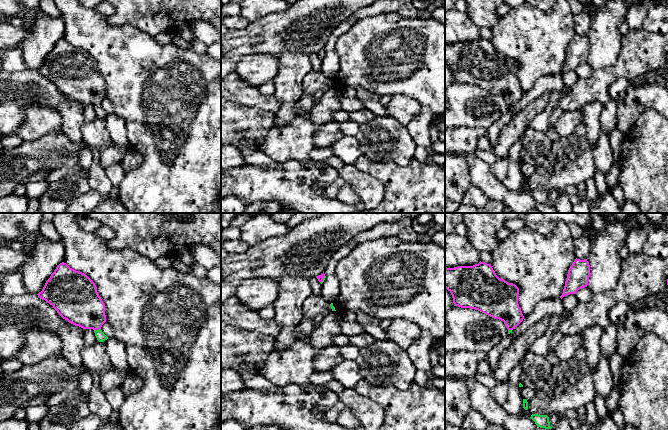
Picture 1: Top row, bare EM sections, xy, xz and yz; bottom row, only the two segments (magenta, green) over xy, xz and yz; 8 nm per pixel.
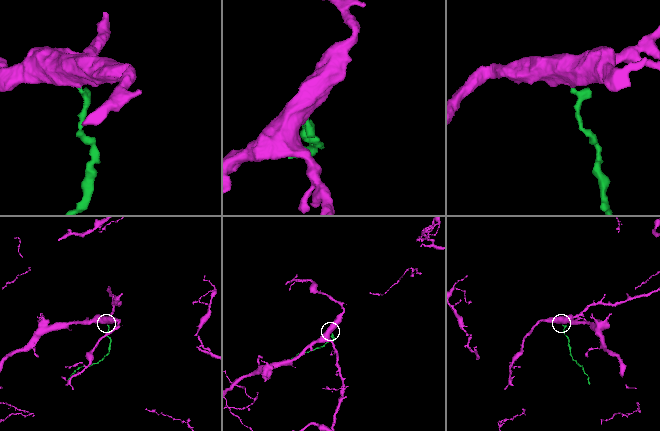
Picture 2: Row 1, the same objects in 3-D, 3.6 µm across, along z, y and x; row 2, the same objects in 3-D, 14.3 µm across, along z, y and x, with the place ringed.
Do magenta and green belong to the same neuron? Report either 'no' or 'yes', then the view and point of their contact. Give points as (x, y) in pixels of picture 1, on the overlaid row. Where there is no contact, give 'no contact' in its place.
yes; contact xy (97, 329)

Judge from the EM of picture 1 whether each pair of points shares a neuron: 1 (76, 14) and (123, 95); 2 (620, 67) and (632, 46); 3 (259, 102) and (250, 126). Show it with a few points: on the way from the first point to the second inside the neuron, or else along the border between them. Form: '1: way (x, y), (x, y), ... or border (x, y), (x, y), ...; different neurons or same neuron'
1: way (94, 34), (123, 63), (123, 75); same neuron
2: way (626, 63), (632, 57), (632, 52); same neuron
3: border (234, 102), (240, 105), (267, 109), (274, 113); different neurons

